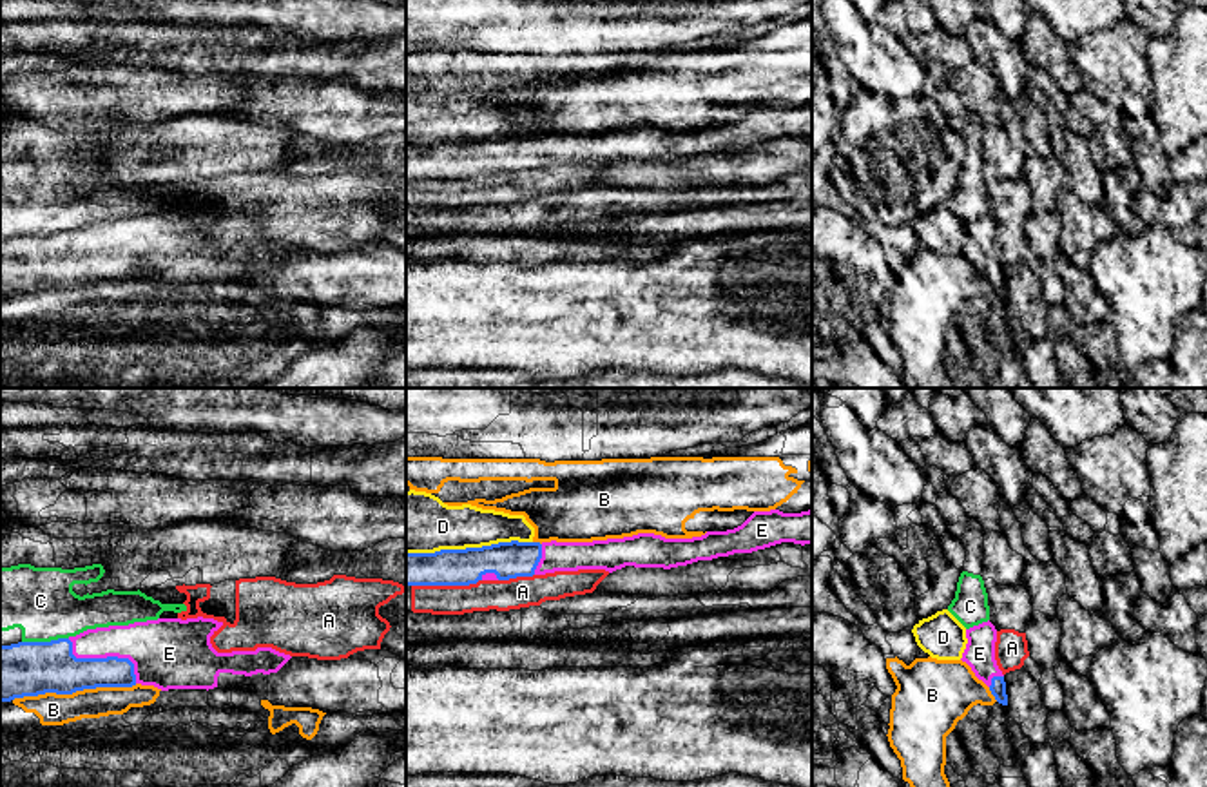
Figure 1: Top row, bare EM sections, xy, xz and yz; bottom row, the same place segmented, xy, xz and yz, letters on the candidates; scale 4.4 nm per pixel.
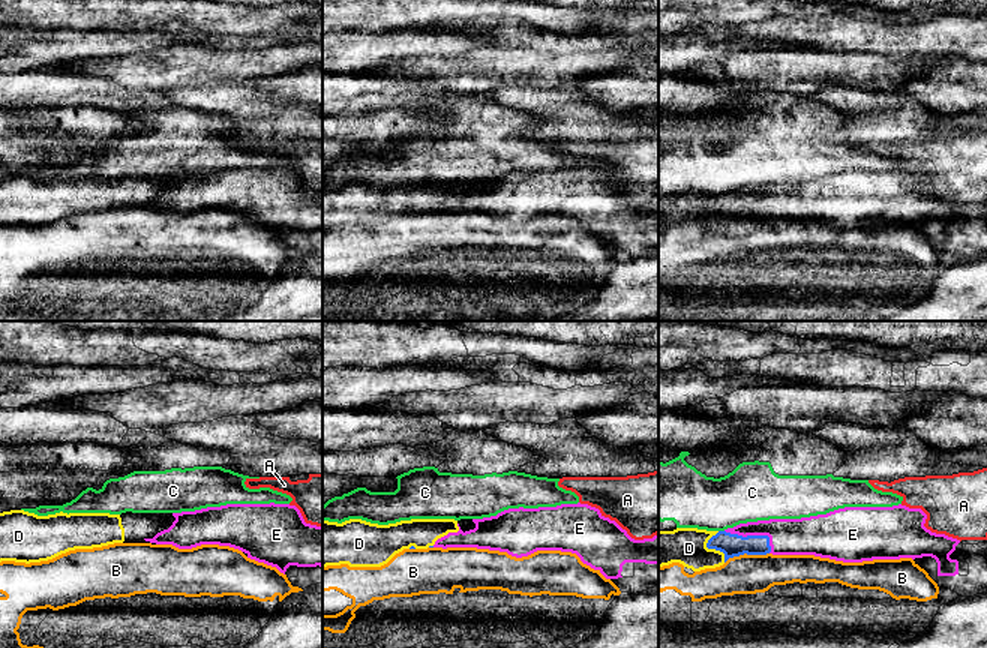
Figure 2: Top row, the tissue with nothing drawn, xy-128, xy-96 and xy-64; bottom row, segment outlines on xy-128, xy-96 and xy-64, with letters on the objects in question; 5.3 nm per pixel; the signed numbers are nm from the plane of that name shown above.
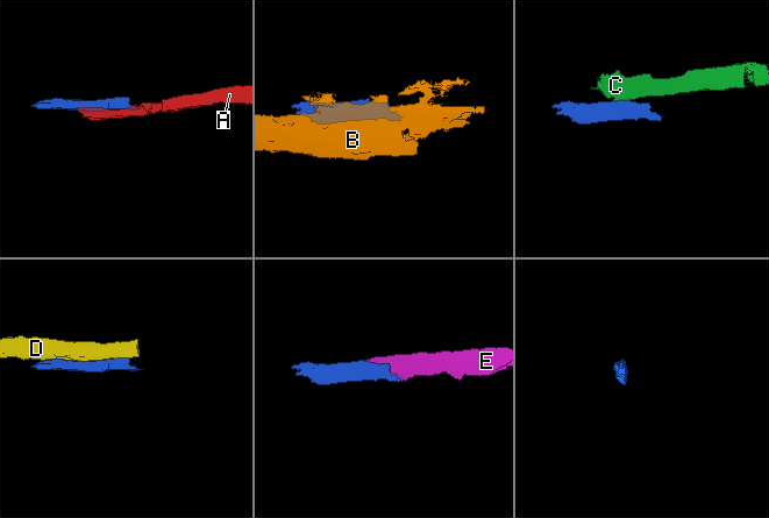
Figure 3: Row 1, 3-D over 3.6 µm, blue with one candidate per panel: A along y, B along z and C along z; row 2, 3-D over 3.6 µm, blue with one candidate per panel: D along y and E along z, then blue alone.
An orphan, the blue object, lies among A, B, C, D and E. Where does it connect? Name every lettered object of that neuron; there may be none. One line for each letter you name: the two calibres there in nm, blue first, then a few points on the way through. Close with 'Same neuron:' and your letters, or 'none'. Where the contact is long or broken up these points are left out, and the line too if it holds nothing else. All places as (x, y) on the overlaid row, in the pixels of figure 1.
E: 220 nm thick on the blue side, 300 nm on the other
Same neuron: E

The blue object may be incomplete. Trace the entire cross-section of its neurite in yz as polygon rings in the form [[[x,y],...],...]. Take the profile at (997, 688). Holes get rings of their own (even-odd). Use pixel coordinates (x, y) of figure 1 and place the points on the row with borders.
[[[990,620],[973,626],[966,629],[966,638],[968,644],[961,660],[966,662],[975,676],[990,687],[999,704],[1008,705],[1004,675],[995,660],[995,626]]]

